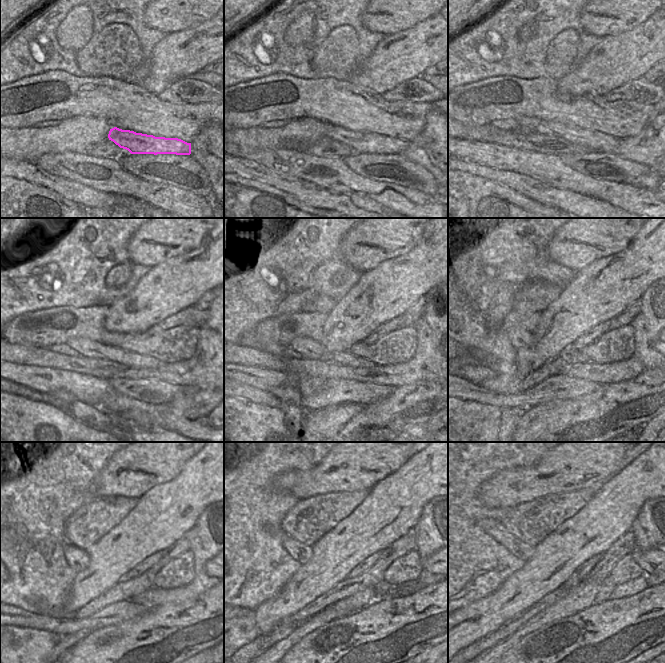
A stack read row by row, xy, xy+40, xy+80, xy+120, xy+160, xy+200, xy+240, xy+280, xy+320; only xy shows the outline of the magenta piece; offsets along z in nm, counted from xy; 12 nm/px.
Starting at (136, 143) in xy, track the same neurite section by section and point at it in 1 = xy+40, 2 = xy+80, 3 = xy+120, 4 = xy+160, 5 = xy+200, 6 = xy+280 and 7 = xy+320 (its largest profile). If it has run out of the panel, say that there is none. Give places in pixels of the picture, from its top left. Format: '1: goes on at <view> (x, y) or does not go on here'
1: goes on at xy+40 (362, 141)
2: goes on at xy+80 (602, 143)
3: goes on at xy+120 (84, 347)
4: goes on at xy+160 (308, 348)
5: goes on at xy+200 (522, 339)
6: goes on at xy+280 (298, 551)
7: goes on at xy+320 (493, 527)

